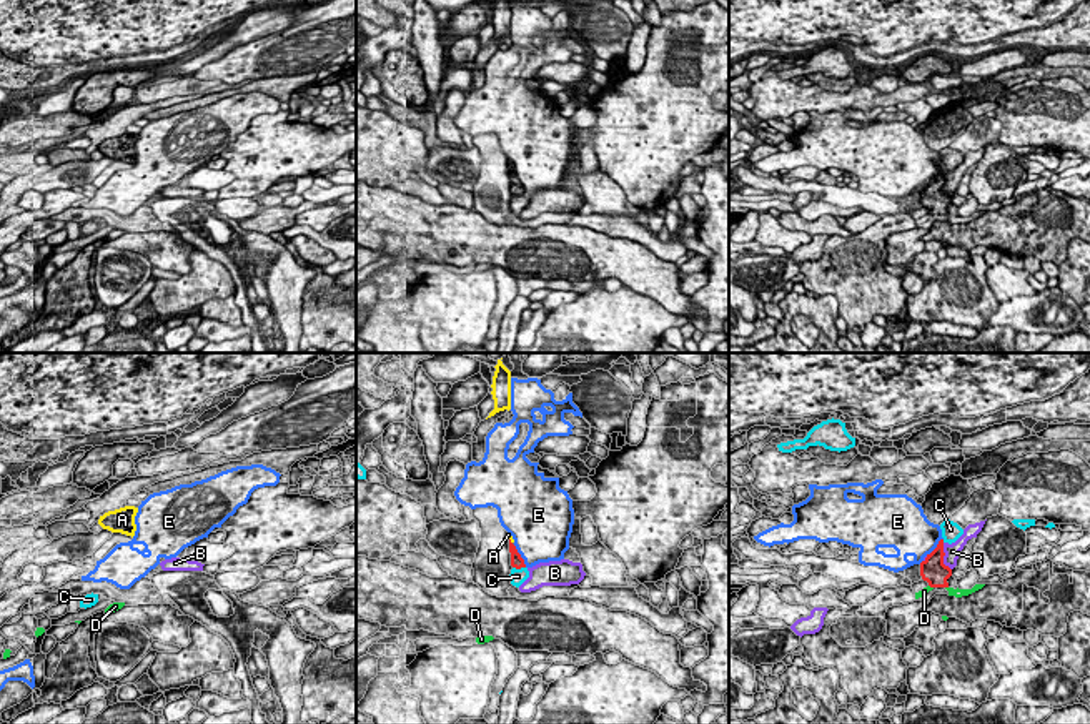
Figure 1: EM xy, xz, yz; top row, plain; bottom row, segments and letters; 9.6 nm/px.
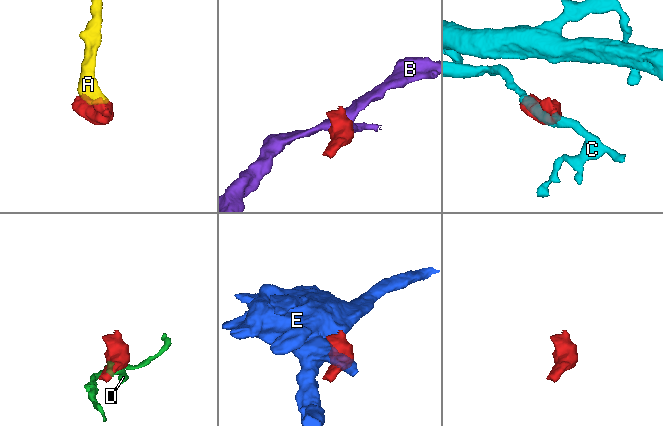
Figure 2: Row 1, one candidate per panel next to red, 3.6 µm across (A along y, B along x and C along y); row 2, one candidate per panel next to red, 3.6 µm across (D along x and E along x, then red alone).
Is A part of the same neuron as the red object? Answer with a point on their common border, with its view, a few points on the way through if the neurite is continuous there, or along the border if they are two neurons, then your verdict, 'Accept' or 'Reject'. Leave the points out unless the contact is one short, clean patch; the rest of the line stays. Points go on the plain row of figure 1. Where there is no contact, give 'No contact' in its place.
Touches red at xz (510, 168). Path across: xz (516, 188), (510, 168), (508, 162). Accept

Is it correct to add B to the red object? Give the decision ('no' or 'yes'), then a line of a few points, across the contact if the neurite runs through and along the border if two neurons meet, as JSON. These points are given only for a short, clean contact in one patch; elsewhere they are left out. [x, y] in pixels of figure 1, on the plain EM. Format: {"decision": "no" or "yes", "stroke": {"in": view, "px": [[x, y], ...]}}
{"decision": "no", "stroke": {"in": "yz", "px": [[942, 170], [944, 190], [951, 197]]}}

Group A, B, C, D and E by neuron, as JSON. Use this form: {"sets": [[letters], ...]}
{"sets": [["A"], ["B"], ["C"], ["D"], ["E"]]}

